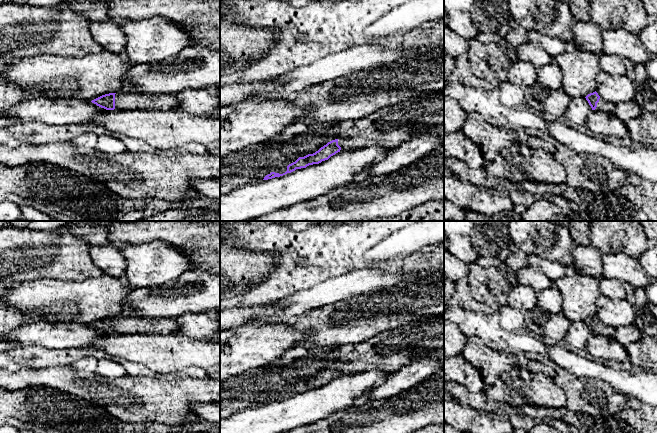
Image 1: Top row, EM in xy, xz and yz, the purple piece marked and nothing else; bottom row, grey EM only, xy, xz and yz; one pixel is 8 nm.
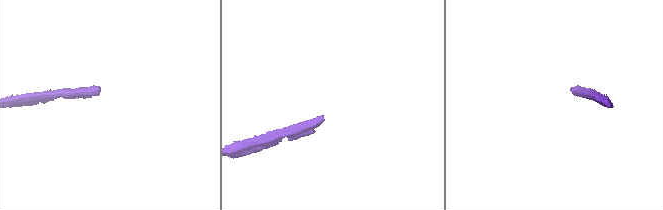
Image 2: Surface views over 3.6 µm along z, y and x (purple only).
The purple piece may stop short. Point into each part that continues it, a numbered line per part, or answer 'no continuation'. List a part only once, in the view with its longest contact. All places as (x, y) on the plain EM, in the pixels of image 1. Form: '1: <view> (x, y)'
1: xy (123, 325)

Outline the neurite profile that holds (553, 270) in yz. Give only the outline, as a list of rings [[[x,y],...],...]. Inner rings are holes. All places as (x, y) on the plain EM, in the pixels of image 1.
[[[528,255],[529,266],[545,274],[553,283],[570,272],[570,269],[561,263],[549,261],[537,255]]]

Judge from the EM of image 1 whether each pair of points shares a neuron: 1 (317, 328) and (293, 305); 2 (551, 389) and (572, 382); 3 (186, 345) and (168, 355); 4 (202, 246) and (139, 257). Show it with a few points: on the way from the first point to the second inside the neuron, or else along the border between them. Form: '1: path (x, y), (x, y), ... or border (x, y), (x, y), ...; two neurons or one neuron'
1: border (324, 305), (306, 310), (301, 314); two neurons
2: border (552, 378), (564, 391), (566, 405); two neurons
3: path (182, 349), (172, 354); one neuron
4: border (160, 241), (180, 247), (187, 254), (192, 268); two neurons

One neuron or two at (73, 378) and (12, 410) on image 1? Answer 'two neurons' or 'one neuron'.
two neurons

